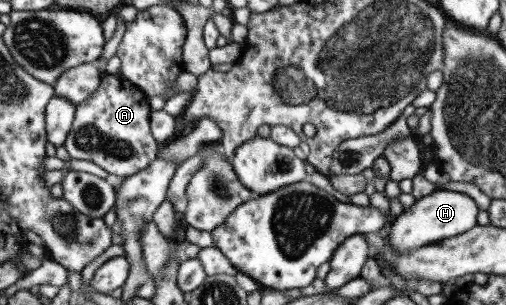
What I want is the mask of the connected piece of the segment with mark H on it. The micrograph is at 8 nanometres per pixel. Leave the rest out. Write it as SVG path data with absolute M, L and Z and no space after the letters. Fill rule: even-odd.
M436 189L413 201L413 205L401 211L390 223L389 233L384 240L397 254L411 252L413 248L435 244L440 240L452 238L467 232L476 225L479 210L473 200L459 192Z

